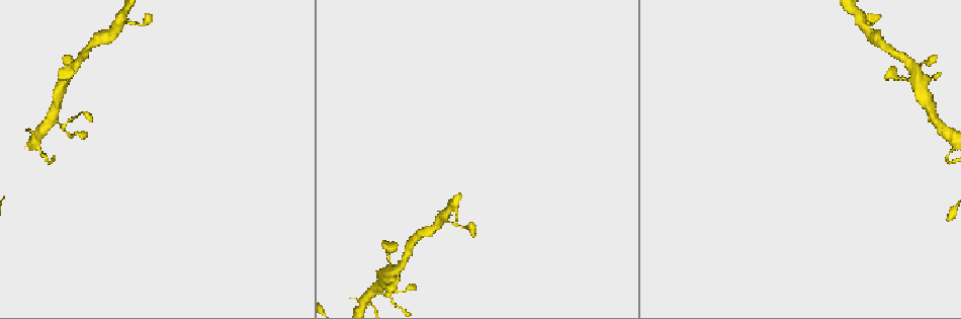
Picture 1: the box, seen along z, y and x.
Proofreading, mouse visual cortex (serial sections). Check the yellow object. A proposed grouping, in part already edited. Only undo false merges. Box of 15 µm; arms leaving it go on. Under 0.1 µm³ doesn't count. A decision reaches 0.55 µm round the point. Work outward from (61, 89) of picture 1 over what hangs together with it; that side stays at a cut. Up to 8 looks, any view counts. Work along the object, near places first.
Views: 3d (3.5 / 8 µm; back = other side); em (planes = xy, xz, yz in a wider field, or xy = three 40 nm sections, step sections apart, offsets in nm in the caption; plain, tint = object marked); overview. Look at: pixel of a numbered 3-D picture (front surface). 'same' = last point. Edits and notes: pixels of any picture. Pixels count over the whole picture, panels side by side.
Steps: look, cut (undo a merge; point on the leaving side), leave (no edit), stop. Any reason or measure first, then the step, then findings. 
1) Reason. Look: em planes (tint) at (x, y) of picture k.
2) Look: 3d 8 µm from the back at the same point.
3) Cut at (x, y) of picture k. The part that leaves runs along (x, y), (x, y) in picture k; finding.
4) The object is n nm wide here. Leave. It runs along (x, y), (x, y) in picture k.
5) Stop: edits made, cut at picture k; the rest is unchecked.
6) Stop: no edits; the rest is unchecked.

Thin neck. Look: 3d 3.5 µm at (897, 76) of picture 1.

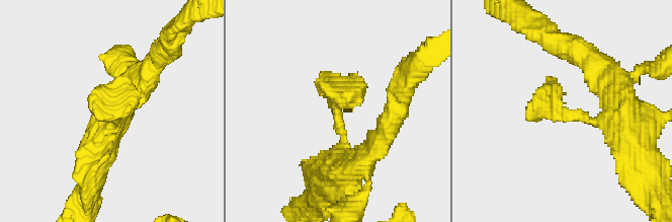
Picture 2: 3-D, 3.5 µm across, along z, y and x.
Now the EM. Look: em planes (tint) at (336, 106) of picture 2.

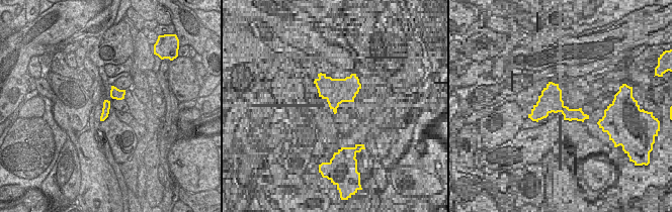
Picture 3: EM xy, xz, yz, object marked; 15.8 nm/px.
Leave. It runs along (331, 172), (341, 157), (334, 102), (356, 74) in picture 2; one cell here.

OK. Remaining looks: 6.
Branch point. Look: 3d 3.5 µm at (118, 27) of picture 1.

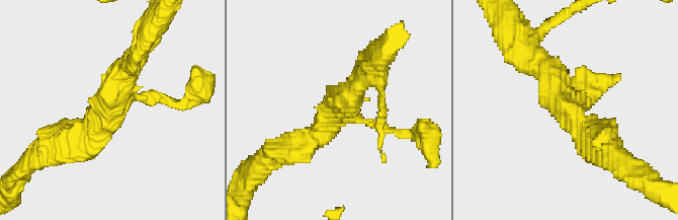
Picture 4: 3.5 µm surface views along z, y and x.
Need the tissue. Look: em xy step 5 (tint) at (110, 105) of picture 4.

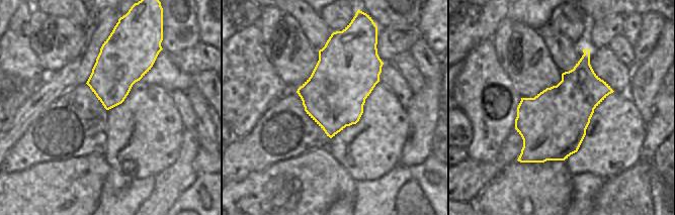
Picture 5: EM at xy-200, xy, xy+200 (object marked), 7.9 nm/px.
Leave. One cell here.

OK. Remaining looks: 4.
Two arms in line, one across. Look: 3d 3.5 µm at (374, 292) of picture 1.

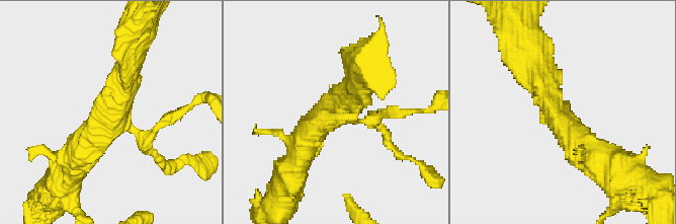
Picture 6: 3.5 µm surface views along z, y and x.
3 arms meet here; the arms are 150, 400, 450 nm wide. Look: em xy step 3 (tint) at (558, 117) of picture 6.

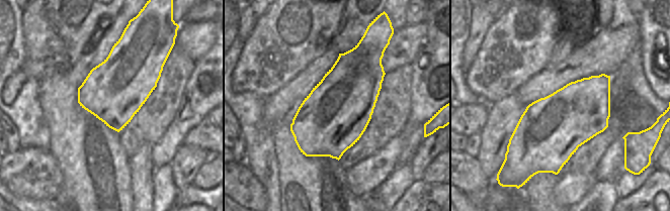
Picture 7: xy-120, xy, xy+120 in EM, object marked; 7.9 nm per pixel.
Leave. It runs along (532, 59), (551, 105), (597, 159) in picture 6; continuous, no second cell.

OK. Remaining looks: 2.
Stop: no edits; the rest is unchecked.

